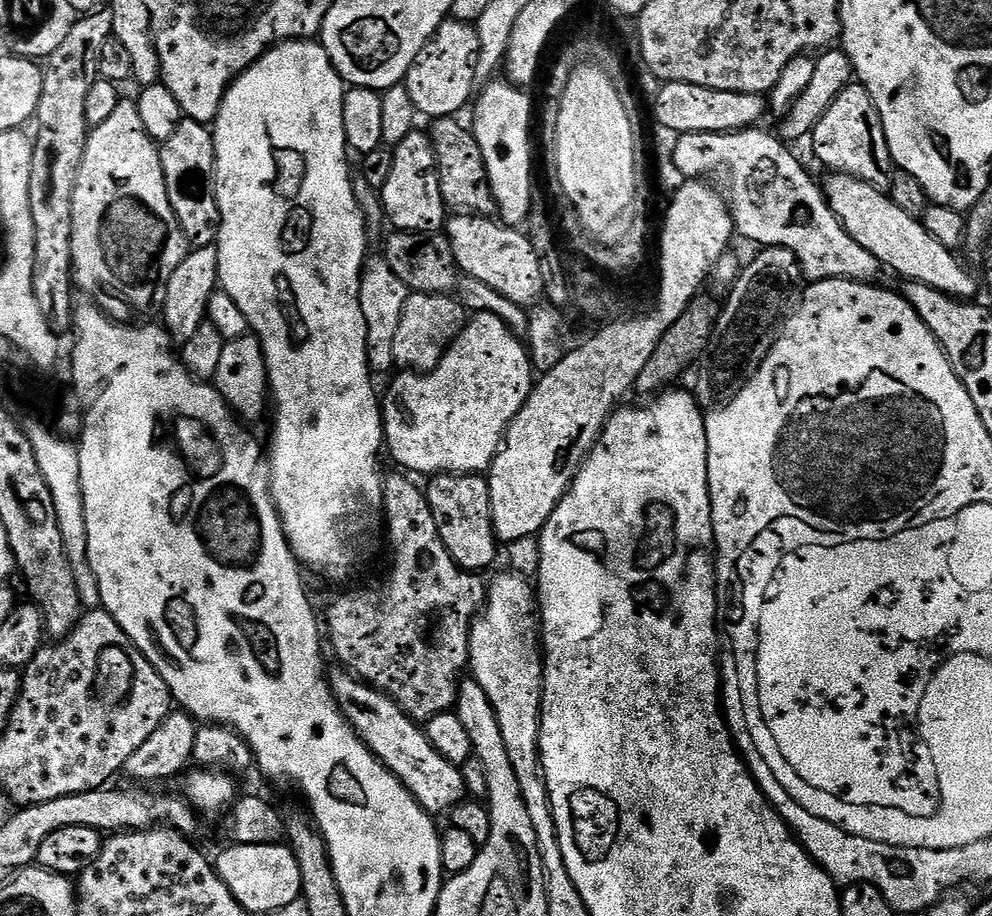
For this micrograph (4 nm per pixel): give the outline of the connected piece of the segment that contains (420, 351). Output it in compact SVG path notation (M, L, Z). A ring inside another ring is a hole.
M411 293L394 338L396 364L413 371L432 371L467 321L467 309L455 297Z

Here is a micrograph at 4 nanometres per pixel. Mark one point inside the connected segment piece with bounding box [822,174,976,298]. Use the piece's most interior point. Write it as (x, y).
(900, 242)

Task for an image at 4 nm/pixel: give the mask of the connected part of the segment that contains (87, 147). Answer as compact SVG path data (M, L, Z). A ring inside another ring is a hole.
M122 98L118 102L118 106L114 106L114 111L110 113L110 118L106 118L106 122L95 125L88 133L88 139L84 141L84 157L82 158L82 166L78 170L78 178L74 186L74 198L72 199L72 271L74 273L74 284L77 289L80 288L85 292L87 299L96 307L101 308L104 313L117 322L132 322L143 312L148 312L152 307L159 305L163 301L168 283L170 282L170 274L174 270L178 270L178 266L182 262L182 258L186 258L190 251L188 236L182 230L182 226L178 222L178 218L174 214L174 210L170 206L170 198L166 190L166 182L162 174L162 162L160 161L160 149L157 141L150 138L150 134L146 134L146 126L142 126L142 118L138 114L138 106L135 99Z

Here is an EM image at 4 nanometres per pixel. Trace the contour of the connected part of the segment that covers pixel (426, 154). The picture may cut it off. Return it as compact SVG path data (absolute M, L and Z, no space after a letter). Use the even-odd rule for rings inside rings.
M411 132L402 138L400 144L395 145L390 178L386 178L386 186L382 190L382 203L387 223L392 223L393 229L407 233L436 234L445 227L446 209L432 140L425 133L423 136L422 132Z

